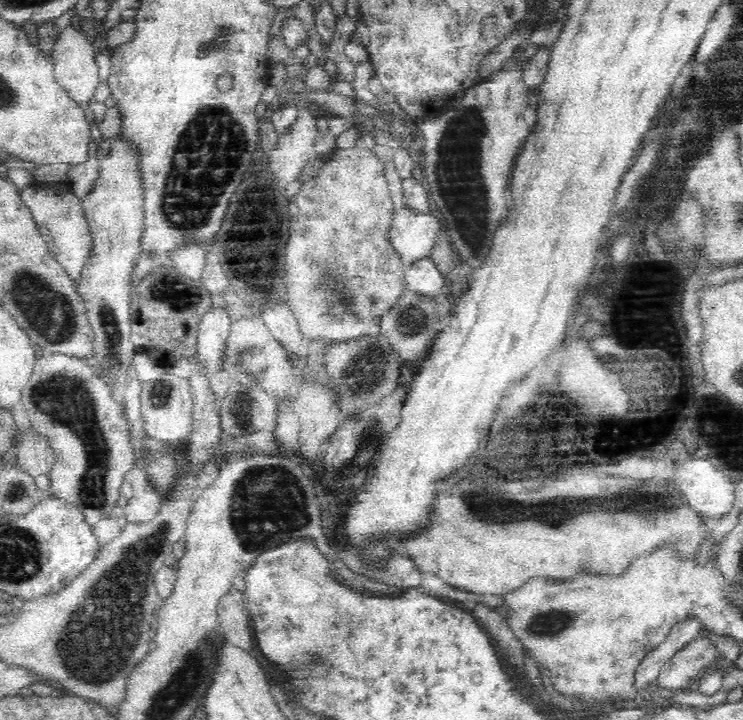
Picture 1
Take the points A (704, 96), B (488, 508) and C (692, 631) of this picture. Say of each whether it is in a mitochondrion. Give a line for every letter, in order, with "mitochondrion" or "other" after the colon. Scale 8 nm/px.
A: mitochondrion
B: mitochondrion
C: other

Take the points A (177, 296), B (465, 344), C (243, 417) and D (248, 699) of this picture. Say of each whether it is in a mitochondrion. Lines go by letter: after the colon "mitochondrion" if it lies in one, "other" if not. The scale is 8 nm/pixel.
A: mitochondrion
B: other
C: mitochondrion
D: other

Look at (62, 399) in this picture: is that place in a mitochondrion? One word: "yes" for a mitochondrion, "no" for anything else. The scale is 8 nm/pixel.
yes

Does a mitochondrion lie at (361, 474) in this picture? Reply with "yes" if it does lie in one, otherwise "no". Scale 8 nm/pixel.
no

